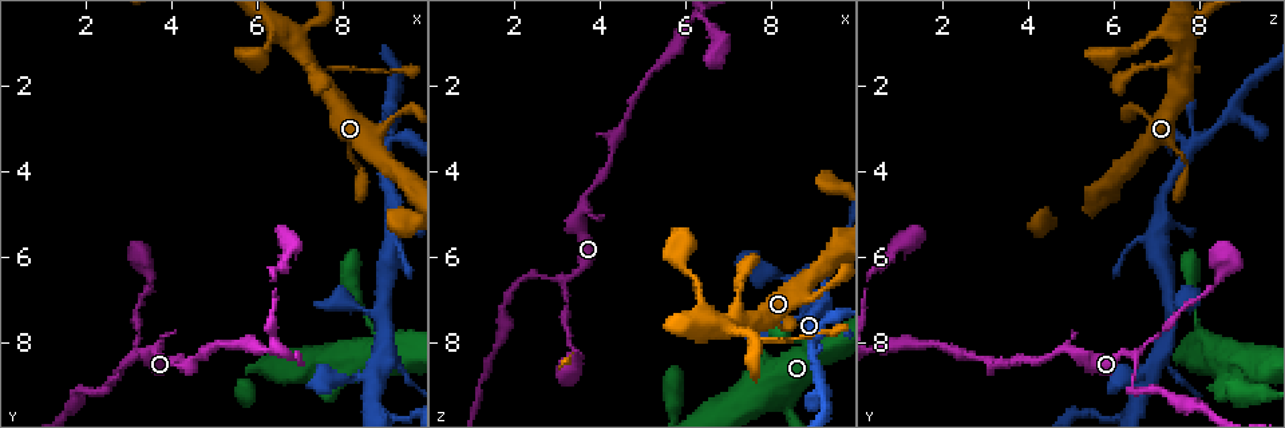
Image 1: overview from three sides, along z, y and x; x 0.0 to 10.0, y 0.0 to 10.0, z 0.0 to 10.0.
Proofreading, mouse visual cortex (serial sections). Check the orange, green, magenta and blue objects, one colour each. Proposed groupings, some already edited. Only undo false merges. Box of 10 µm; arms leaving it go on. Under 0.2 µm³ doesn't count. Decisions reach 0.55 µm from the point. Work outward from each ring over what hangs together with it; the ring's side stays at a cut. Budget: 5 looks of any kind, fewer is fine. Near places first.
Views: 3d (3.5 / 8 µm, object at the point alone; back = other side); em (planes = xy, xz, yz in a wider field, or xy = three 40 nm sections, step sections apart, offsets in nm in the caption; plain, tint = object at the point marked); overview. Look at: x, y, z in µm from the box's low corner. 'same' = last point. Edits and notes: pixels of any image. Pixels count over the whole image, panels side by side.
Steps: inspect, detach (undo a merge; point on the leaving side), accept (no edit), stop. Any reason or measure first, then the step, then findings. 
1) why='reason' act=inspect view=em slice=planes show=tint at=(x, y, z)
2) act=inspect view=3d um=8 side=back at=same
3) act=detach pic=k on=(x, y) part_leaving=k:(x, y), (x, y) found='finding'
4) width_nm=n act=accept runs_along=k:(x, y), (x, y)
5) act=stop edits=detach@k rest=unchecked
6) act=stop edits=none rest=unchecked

why='three arms meet' act=inspect view=3d um=8 at=(9.30, 5.15, 7.10)

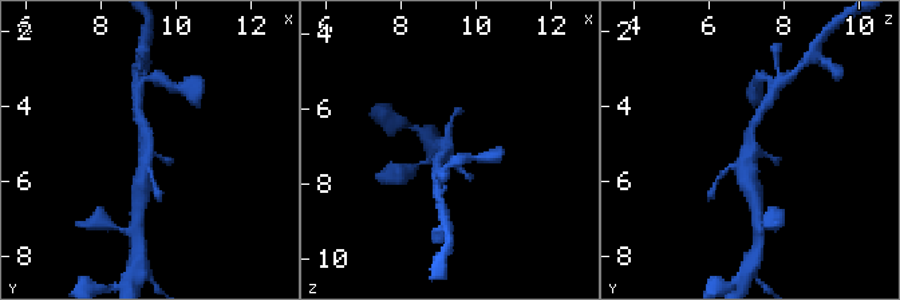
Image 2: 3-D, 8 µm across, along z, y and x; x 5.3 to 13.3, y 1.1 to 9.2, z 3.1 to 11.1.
act=inspect view=em slice=planes show=tint at=same

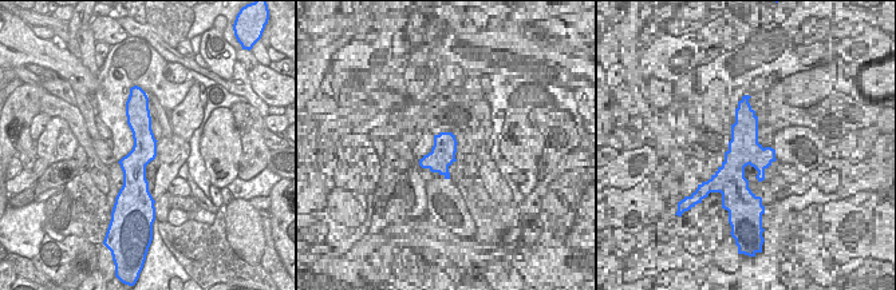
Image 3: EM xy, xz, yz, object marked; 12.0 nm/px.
act=accept runs_along=2:(761, 113), (745, 156), (749, 184) found='all the same cell'

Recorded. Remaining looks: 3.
why='side arm on a straight run' act=inspect view=3d um=8 at=(9.00, 8.25, 7.10)

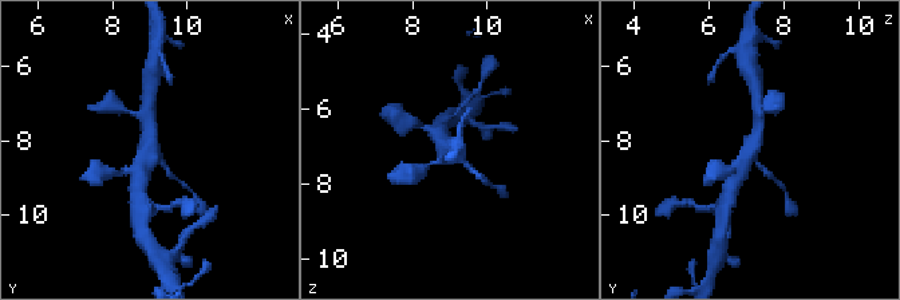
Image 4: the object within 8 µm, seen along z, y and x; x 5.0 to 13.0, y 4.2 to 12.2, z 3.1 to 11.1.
why='closer look' act=inspect view=3d um=3.5 at=same

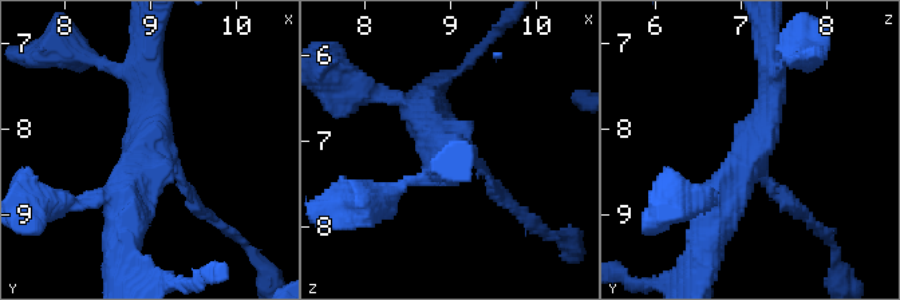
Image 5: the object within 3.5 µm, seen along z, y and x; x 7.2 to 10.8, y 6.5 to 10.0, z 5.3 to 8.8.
arms=3 arm_widths_nm=150,300,450 act=inspect view=em slice=xy step=2 show=tint at=(9.00, 8.15, 7.10)

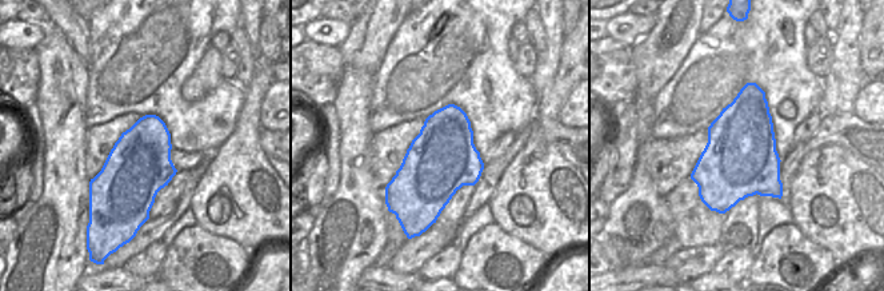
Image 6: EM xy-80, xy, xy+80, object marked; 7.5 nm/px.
act=accept runs_along=5:(770, 58), (770, 111), (715, 218) found='all the same cell'

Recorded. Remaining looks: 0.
act=stop edits=none rest=unchecked

